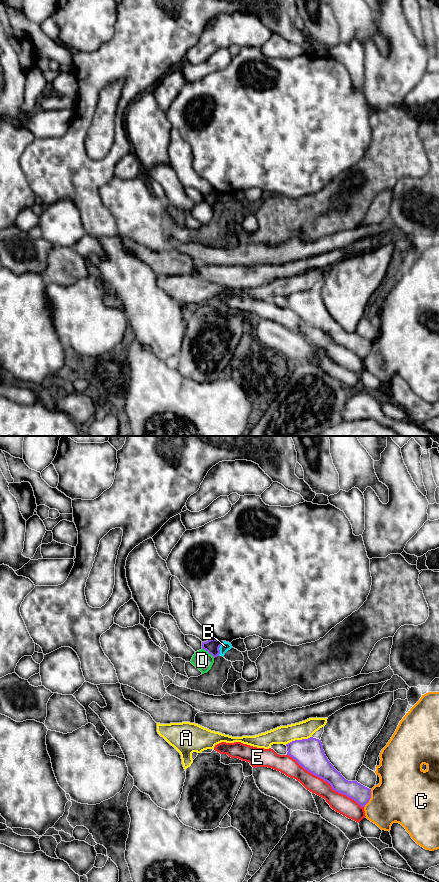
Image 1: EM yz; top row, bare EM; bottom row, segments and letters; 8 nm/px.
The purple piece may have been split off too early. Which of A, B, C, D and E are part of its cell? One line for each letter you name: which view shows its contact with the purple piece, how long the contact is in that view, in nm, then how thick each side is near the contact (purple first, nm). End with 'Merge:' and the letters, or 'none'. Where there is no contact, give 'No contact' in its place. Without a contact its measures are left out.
Merge: none

